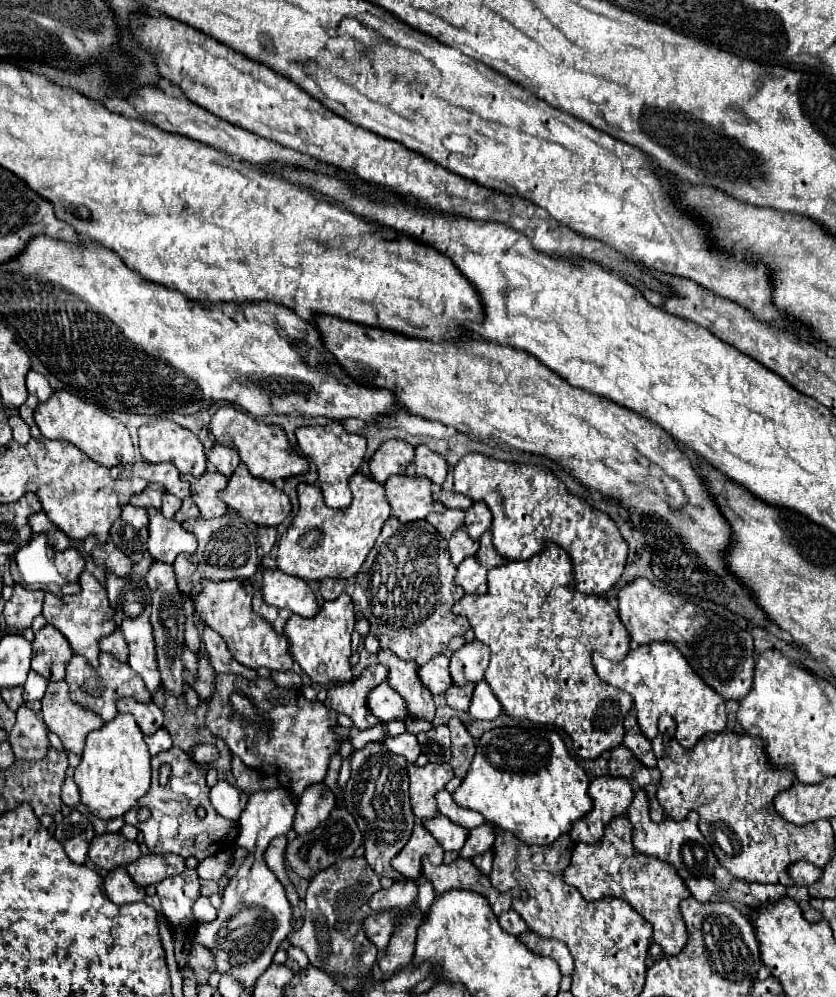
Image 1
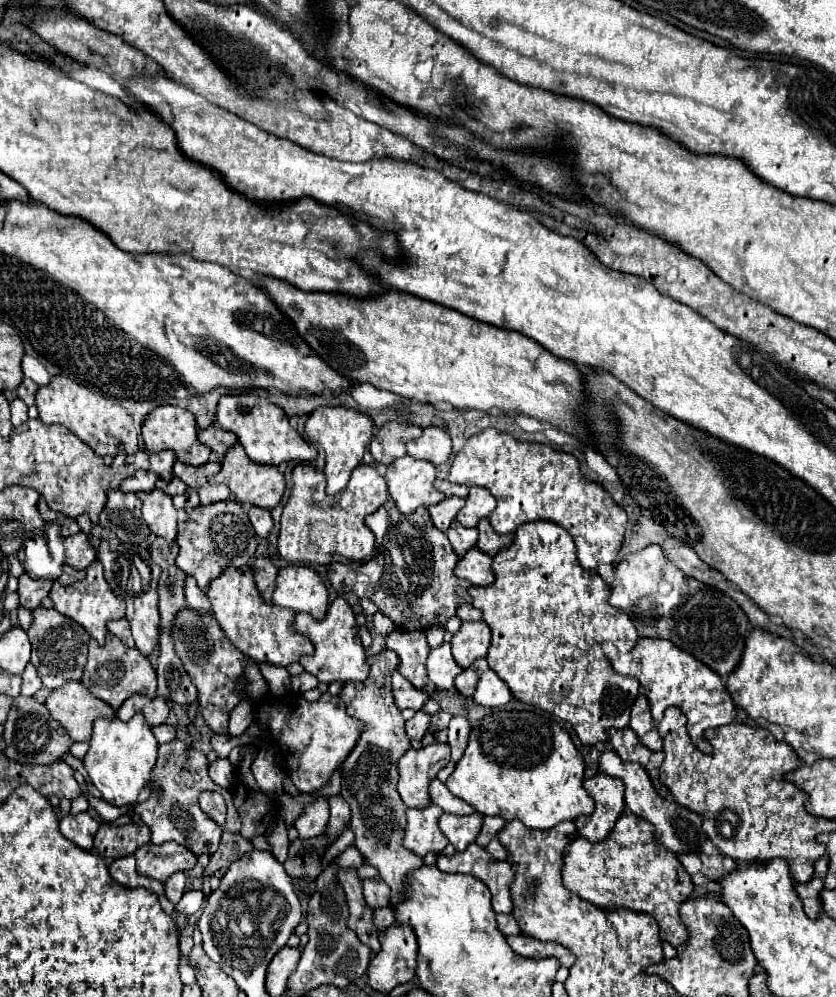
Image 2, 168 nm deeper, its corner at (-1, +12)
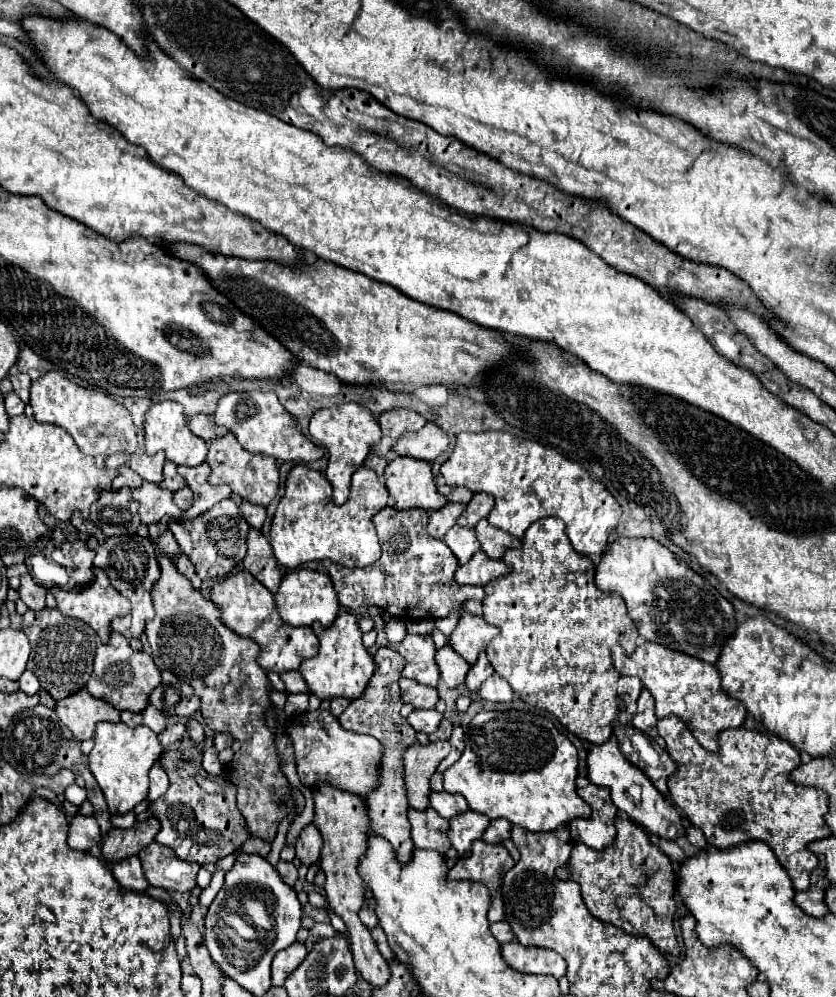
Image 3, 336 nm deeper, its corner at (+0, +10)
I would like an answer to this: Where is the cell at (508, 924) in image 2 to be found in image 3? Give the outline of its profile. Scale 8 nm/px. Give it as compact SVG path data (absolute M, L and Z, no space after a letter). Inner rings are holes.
M499 921L499 923L491 923L491 933L493 937L499 941L499 943L509 943L513 941L513 933L511 933L511 927L507 921Z

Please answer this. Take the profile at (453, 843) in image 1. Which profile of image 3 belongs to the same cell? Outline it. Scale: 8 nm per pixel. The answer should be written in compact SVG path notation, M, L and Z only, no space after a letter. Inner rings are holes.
M465 811L451 819L449 839L451 839L451 845L457 849L459 857L469 855L473 841L483 837L483 831L487 825L489 825L489 819L475 811Z

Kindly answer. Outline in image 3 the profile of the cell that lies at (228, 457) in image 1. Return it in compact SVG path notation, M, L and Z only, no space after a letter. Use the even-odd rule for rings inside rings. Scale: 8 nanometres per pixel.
M199 413L199 415L193 415L193 417L189 419L189 427L191 427L191 431L193 431L197 437L201 437L203 441L209 441L209 439L215 439L215 437L221 437L221 435L229 433L225 427L215 425L213 417L201 415L201 413Z

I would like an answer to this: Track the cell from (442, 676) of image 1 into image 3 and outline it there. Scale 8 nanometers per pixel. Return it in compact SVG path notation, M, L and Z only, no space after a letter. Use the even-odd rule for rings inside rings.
M449 645L437 649L437 655L435 655L435 661L439 665L439 671L441 671L441 679L449 685L449 687L457 687L465 681L465 675L469 671L471 665L467 665Z

